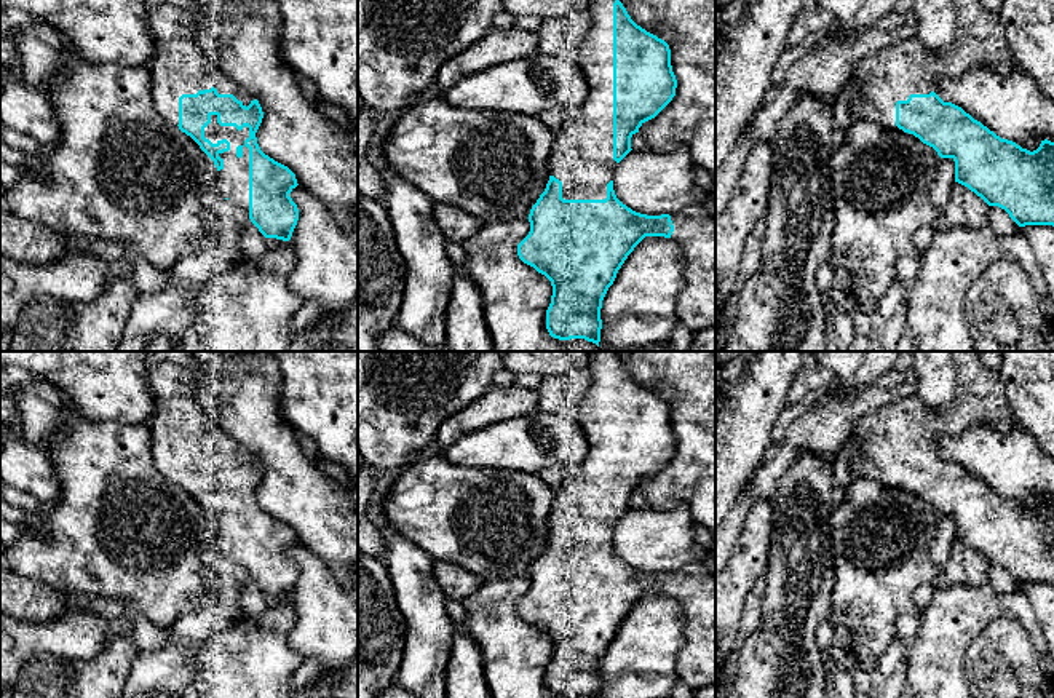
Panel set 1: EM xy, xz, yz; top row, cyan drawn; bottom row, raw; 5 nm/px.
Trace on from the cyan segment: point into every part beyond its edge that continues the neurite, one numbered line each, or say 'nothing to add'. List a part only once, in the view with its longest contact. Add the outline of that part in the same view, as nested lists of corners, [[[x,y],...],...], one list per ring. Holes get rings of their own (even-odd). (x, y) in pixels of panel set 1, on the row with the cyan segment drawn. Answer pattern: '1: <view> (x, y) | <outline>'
1: xy (232, 182) | [[[211,115],[204,137],[212,144],[222,139],[230,142],[230,150],[219,153],[224,168],[216,174],[216,192],[249,214],[249,149],[244,145],[249,128],[238,131],[235,126],[220,126],[217,115]]]

